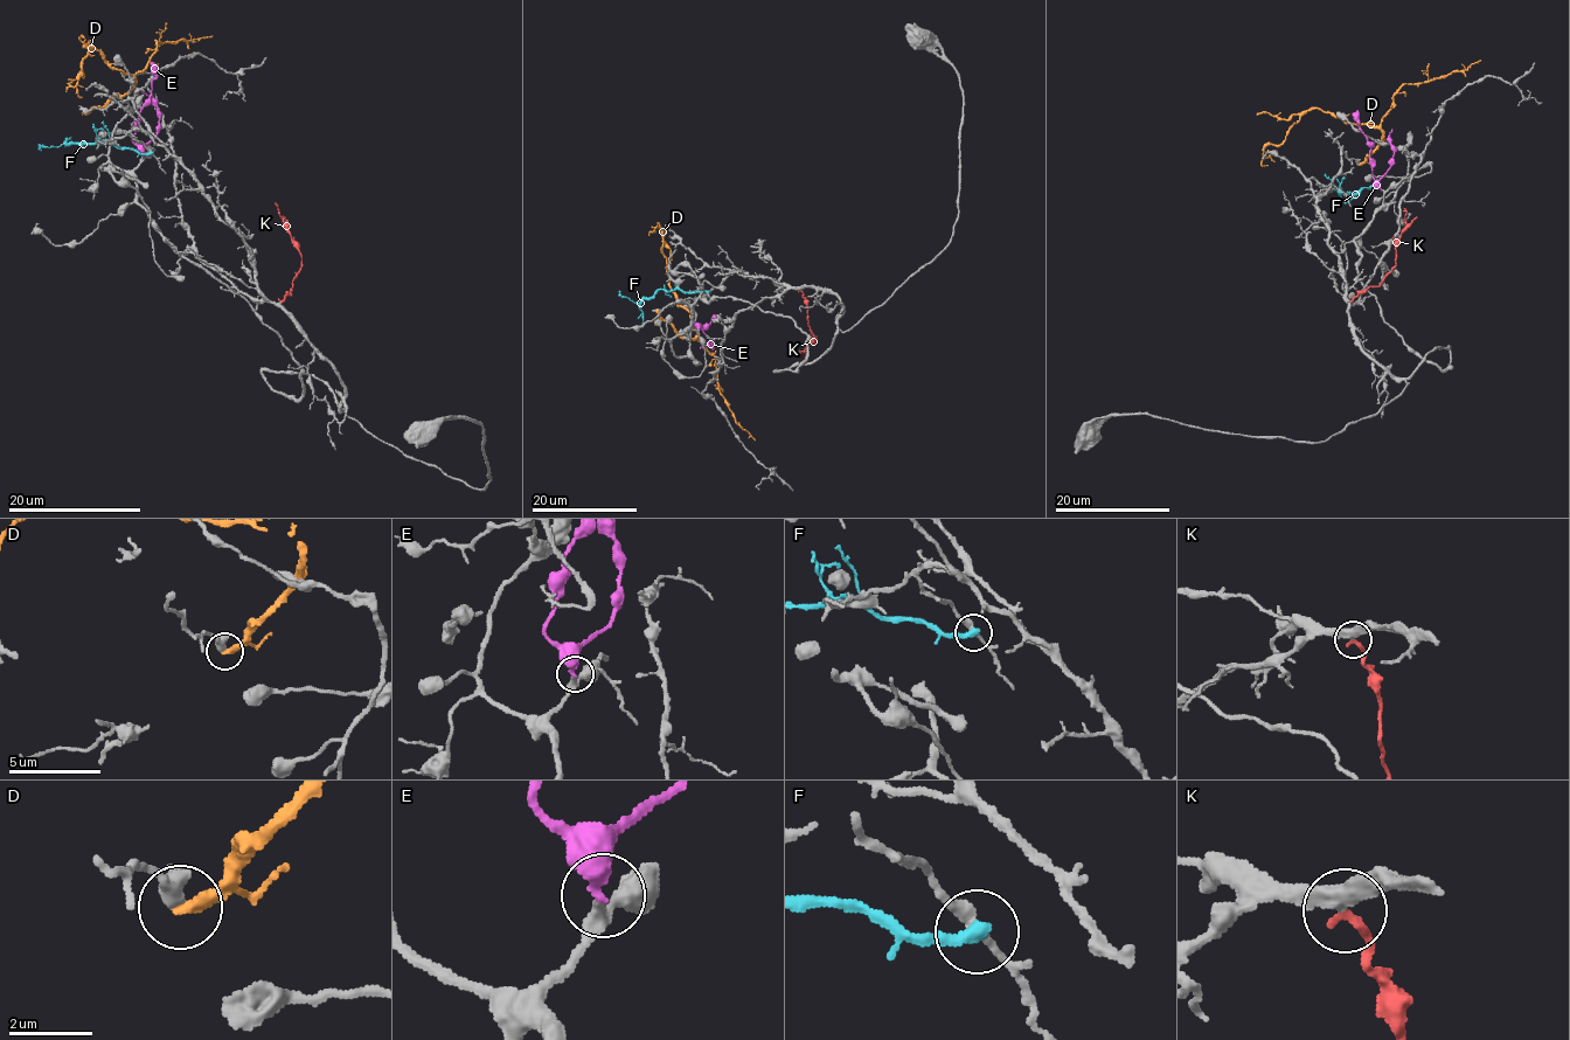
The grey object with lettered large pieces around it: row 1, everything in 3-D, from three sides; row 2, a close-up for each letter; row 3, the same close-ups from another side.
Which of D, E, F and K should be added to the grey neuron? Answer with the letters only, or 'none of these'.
E, K

